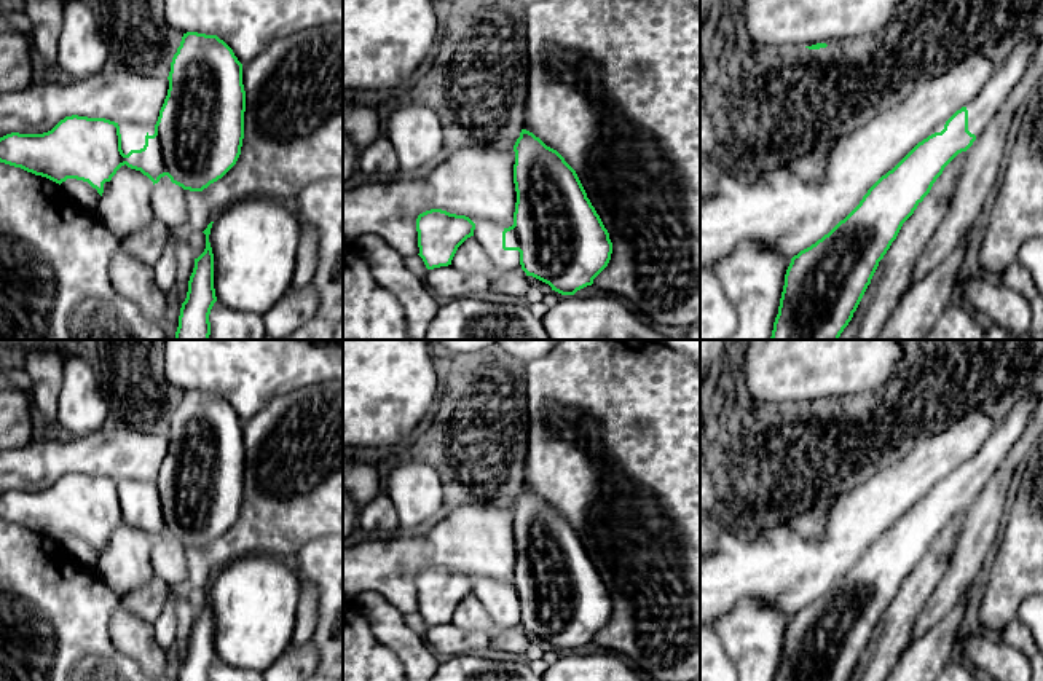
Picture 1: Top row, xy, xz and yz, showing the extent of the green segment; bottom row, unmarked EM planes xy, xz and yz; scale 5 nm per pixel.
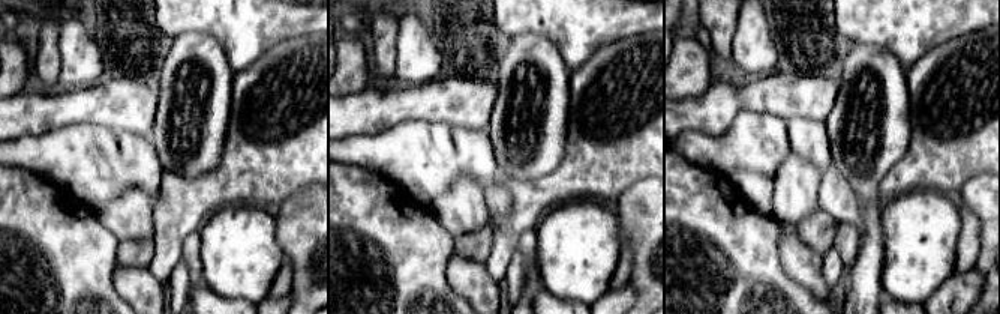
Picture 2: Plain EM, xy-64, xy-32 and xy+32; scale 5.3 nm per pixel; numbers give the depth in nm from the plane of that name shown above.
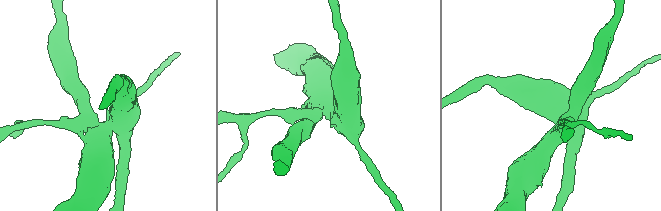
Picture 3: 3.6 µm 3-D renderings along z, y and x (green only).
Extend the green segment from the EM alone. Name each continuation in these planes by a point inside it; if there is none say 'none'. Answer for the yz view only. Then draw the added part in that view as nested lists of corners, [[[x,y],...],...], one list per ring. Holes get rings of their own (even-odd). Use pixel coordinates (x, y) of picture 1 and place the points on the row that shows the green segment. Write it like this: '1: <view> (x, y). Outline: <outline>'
1: yz (981, 109). Outline: [[[1043,22],[1038,37],[1021,40],[1013,53],[995,65],[990,80],[976,97],[965,105],[968,110],[968,131],[976,137],[982,134],[998,108],[1005,104],[1006,97],[1024,77],[1035,56],[1041,33]]]

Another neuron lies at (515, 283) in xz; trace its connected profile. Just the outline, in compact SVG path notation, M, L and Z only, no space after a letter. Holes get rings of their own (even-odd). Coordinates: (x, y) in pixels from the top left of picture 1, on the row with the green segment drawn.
M522 268L490 276L490 290L498 293L525 297L529 287Z

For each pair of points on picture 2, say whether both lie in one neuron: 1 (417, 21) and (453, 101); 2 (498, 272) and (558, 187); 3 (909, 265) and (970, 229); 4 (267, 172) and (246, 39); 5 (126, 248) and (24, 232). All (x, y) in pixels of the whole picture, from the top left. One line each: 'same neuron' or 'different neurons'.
1: different neurons
2: same neuron
3: different neurons
4: different neurons
5: different neurons

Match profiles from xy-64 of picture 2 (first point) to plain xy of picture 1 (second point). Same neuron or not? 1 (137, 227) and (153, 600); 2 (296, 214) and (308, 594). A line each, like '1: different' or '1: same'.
1: different
2: different

